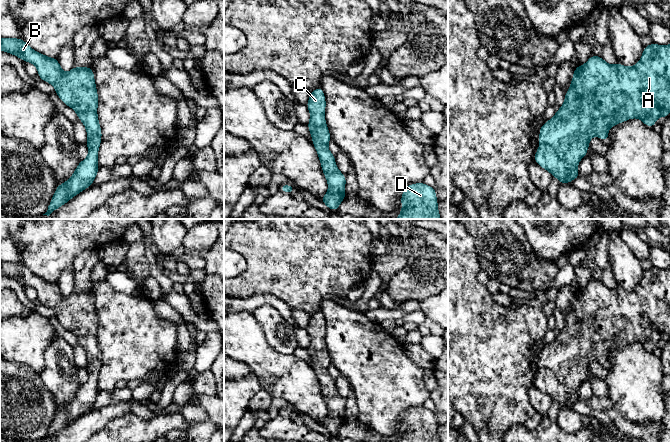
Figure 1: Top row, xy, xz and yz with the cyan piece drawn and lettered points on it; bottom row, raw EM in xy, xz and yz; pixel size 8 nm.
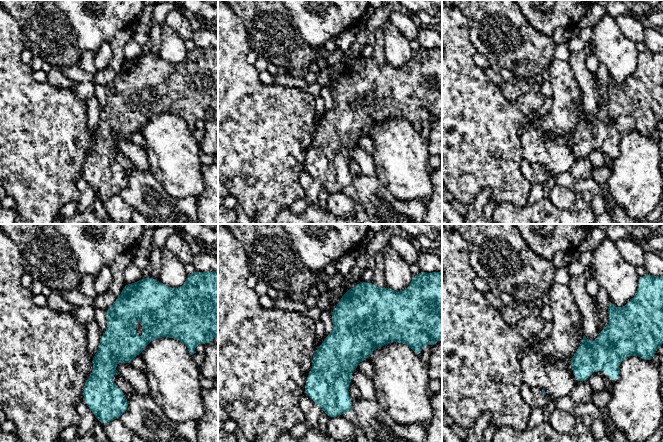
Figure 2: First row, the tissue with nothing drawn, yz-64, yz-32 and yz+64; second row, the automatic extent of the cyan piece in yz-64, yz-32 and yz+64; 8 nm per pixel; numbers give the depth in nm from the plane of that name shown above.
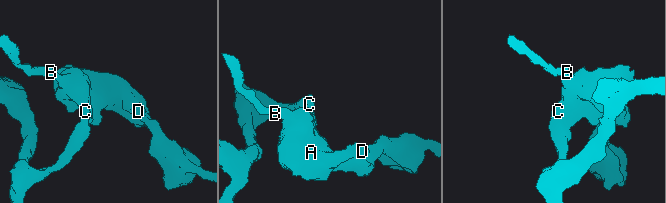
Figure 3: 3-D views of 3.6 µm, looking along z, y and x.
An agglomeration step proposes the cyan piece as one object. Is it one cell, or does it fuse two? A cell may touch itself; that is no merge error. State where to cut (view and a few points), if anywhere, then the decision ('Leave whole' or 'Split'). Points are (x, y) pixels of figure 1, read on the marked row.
No split. Leave whole

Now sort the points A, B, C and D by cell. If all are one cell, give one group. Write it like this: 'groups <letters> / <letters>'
groups A B C D

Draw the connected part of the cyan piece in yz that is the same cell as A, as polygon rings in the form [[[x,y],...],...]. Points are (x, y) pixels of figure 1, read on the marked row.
[[[651,43],[644,46],[643,53],[636,65],[627,67],[619,62],[609,65],[601,56],[592,54],[582,66],[575,66],[569,89],[565,93],[564,104],[556,114],[542,124],[539,131],[539,148],[534,155],[534,161],[543,169],[556,177],[559,184],[571,183],[580,178],[577,166],[580,160],[587,156],[590,139],[598,136],[602,141],[610,140],[608,131],[613,125],[621,124],[632,118],[639,118],[648,128],[656,124],[659,117],[670,114],[670,44],[658,45]]]

